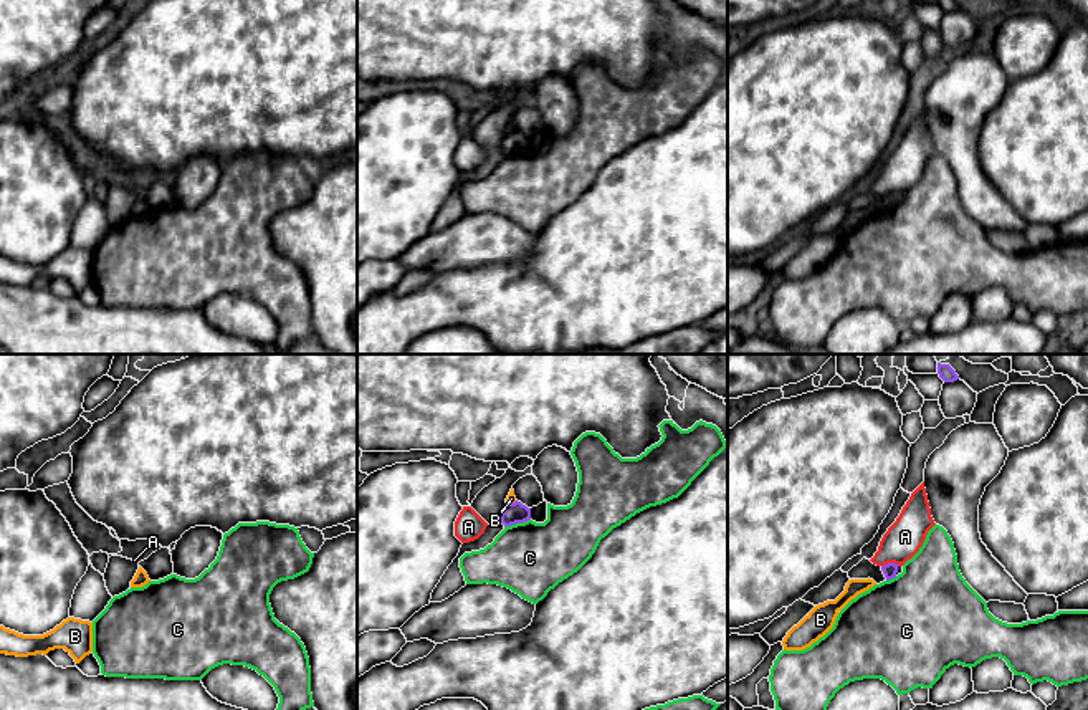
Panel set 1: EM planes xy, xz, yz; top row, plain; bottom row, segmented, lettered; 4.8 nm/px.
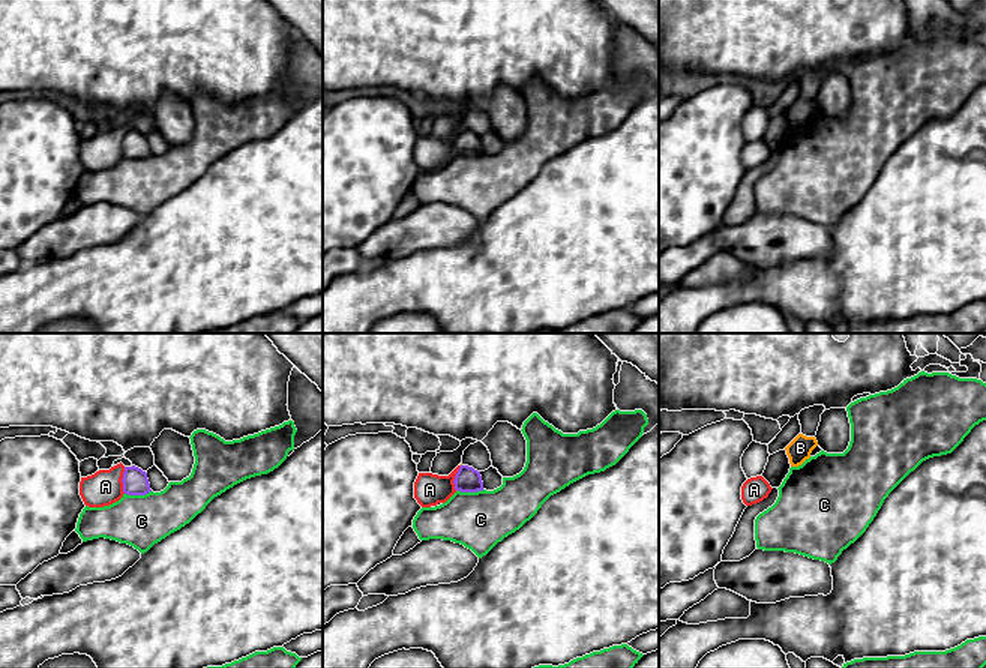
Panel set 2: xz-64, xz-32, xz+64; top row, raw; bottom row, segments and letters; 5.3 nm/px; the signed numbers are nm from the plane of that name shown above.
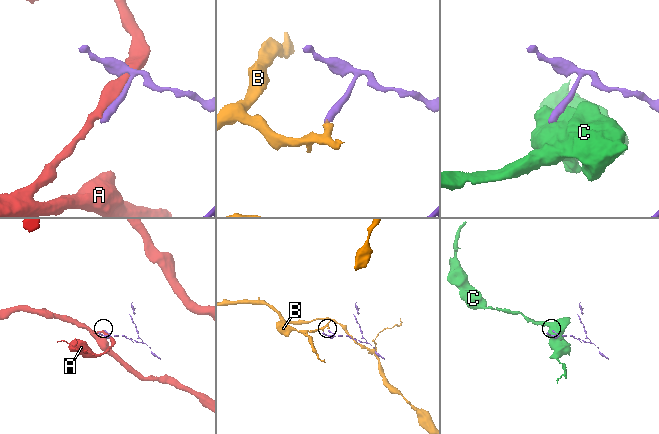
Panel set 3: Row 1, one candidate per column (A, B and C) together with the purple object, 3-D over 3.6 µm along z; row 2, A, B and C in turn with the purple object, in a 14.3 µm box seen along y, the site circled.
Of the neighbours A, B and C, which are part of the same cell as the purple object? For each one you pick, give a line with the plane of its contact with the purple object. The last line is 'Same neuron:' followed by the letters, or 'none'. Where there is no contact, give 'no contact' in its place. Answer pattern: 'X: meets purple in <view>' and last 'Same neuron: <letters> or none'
Same neuron: none

